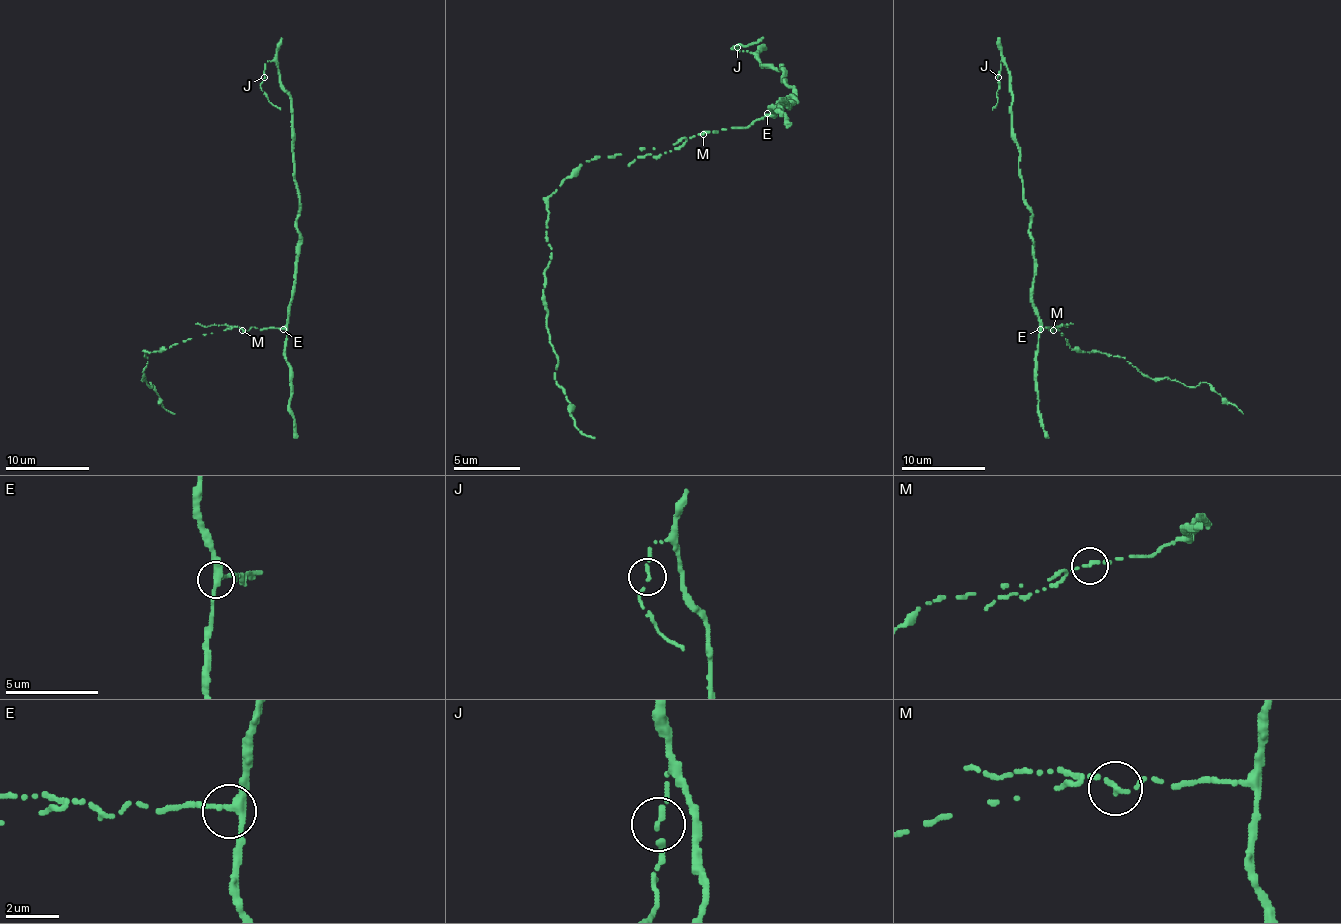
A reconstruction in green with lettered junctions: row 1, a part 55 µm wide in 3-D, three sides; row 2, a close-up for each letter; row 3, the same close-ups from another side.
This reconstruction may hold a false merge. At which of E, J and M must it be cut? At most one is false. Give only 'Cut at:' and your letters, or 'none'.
Cut at: none

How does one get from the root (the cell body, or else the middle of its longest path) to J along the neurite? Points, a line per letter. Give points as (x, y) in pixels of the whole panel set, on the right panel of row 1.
J: (1042, 327), (1031, 298), (1031, 210), (1023, 198), (1019, 144), (1013, 131), (1010, 75), (1002, 60), (998, 77)

